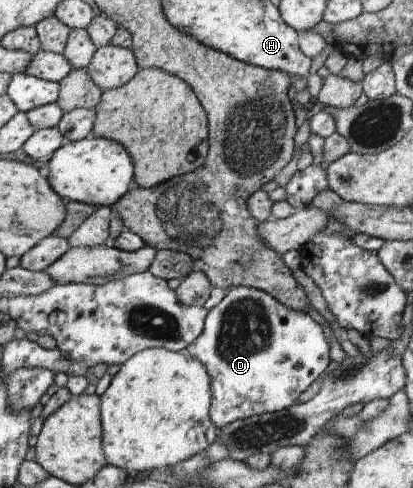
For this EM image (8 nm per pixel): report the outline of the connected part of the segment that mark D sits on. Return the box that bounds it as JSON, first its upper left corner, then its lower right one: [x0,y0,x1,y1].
[185,286,331,429]

